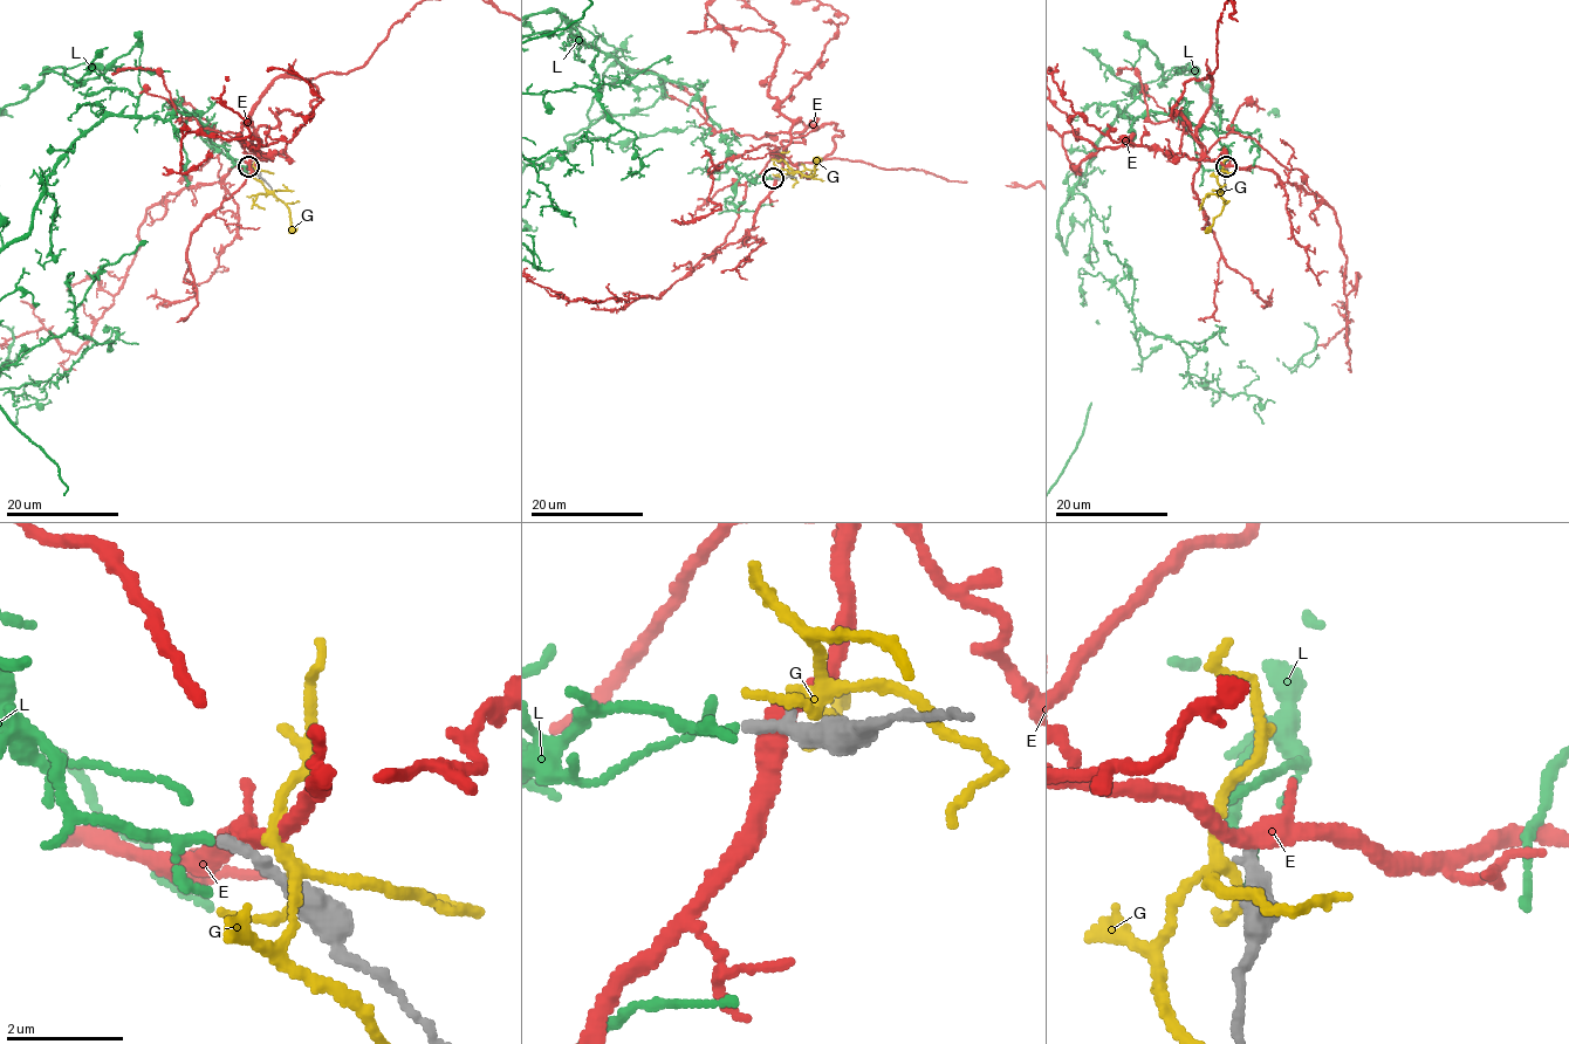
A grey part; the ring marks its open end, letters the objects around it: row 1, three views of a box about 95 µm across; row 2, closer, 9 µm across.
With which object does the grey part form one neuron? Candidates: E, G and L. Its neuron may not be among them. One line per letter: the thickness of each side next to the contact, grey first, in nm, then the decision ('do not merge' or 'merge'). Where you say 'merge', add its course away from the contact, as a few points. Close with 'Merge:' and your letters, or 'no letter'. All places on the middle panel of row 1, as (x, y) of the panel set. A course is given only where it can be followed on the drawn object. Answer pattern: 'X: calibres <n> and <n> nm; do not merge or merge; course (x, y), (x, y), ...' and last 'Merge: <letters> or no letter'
E: calibres 240 and 280 nm; do not merge
G: calibres 360 and 170 nm; do not merge
L: calibres 200 and 110 nm; merge
Merge: L

